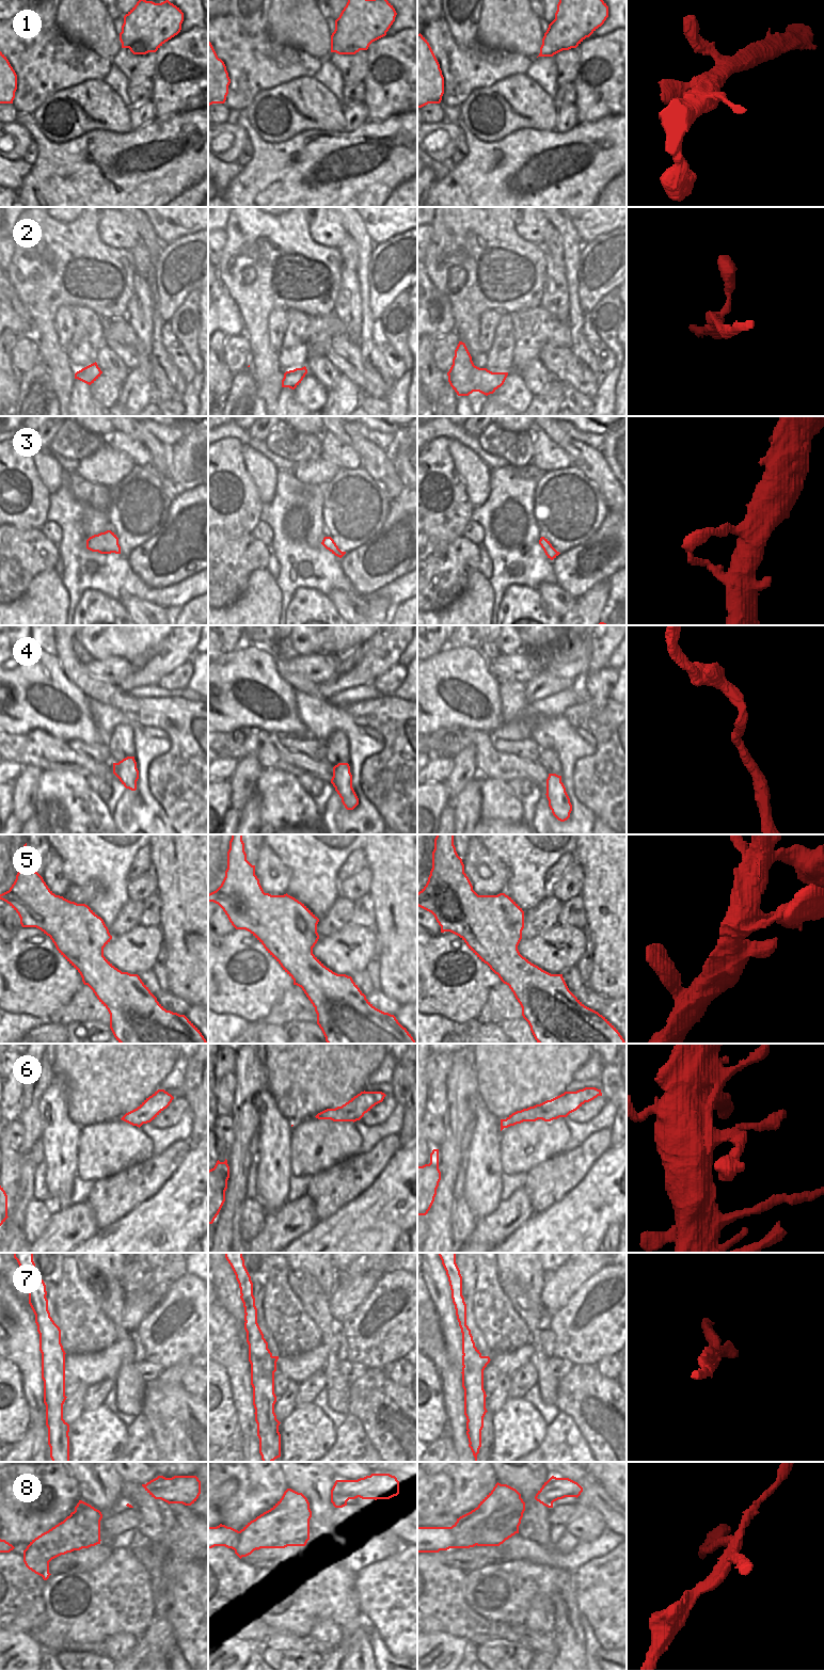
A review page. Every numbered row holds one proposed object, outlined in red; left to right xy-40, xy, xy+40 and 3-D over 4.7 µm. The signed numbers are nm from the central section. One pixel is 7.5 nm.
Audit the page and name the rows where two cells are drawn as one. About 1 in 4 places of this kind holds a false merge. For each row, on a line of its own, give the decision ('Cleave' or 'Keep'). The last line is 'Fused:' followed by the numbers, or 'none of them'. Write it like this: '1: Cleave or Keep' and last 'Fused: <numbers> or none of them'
1: Keep
2: Keep
3: Keep
4: Keep
5: Keep
6: Keep
7: Cleave
8: Cleave
Fused: 7, 8

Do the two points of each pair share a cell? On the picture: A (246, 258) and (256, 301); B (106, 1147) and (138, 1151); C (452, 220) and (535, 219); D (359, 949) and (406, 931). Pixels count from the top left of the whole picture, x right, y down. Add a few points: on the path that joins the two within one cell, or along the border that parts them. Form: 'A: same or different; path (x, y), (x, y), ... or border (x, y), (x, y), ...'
A: same; path (237, 269), (237, 282), (246, 290)
B: same; path (113, 1147), (130, 1147)
C: different; border (516, 218), (516, 231), (528, 241)
D: different; border (371, 928), (376, 935), (375, 956)

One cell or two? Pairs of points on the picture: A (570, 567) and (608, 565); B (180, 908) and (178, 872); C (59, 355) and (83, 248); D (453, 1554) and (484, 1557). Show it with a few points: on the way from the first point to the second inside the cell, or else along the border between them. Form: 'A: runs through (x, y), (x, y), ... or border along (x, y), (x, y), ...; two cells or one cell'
A: runs through (577, 577), (583, 577), (587, 573), (598, 571); one cell
B: runs through (178, 900), (178, 880); one cell
C: runs through (46, 325), (46, 284), (61, 266); one cell
D: runs through (460, 1557), (476, 1557); one cell

